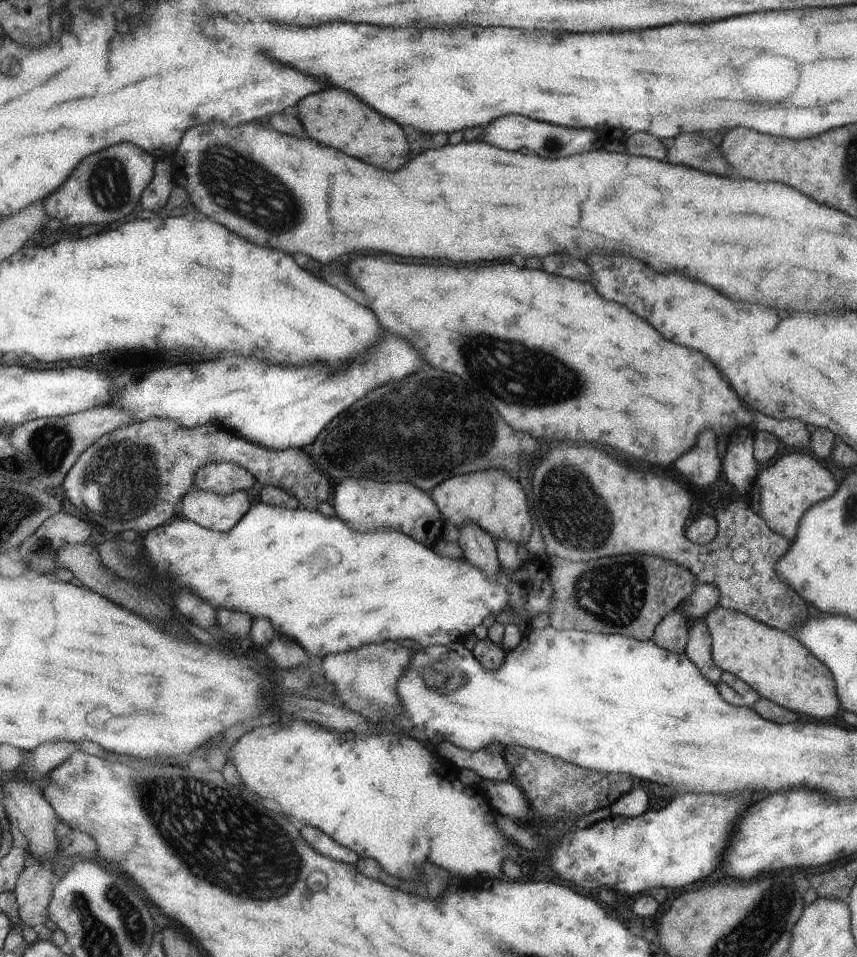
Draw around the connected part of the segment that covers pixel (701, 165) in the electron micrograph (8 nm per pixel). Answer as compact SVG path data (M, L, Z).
M683 134L673 138L673 146L667 150L665 160L717 176L727 176L729 172L729 166L717 146L699 134Z

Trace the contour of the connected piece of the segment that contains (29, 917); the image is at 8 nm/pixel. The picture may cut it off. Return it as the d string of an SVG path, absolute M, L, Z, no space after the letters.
M30 862L23 869L14 891L26 926L33 927L51 920L49 907L53 900L55 883L53 868L41 862Z

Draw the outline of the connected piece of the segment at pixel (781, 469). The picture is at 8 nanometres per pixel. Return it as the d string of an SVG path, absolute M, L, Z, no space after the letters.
M791 452L782 456L771 466L761 469L754 482L758 496L752 500L754 511L779 536L793 542L798 530L799 520L807 510L820 500L834 495L835 480L813 456L803 452Z

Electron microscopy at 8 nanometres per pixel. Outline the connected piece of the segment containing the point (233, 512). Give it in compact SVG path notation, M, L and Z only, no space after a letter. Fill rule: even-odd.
M191 489L181 499L181 518L194 522L199 526L214 531L227 531L233 528L238 520L249 511L249 496L244 490L231 492L231 494L215 494L201 489Z

